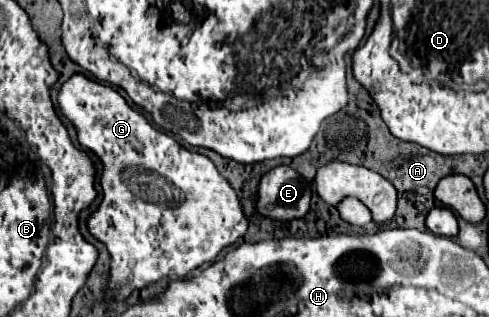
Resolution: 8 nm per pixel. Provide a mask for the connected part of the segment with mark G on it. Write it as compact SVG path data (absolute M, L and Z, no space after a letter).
M73 74L61 86L57 102L63 116L73 124L81 148L91 150L103 164L103 200L87 218L87 228L93 238L107 246L111 256L109 280L103 286L107 300L125 300L135 290L143 290L161 278L185 278L201 264L213 262L223 248L247 234L249 220L243 212L241 198L219 174L215 164L207 156L183 148L165 132L155 130L117 90L93 82L83 74Z

